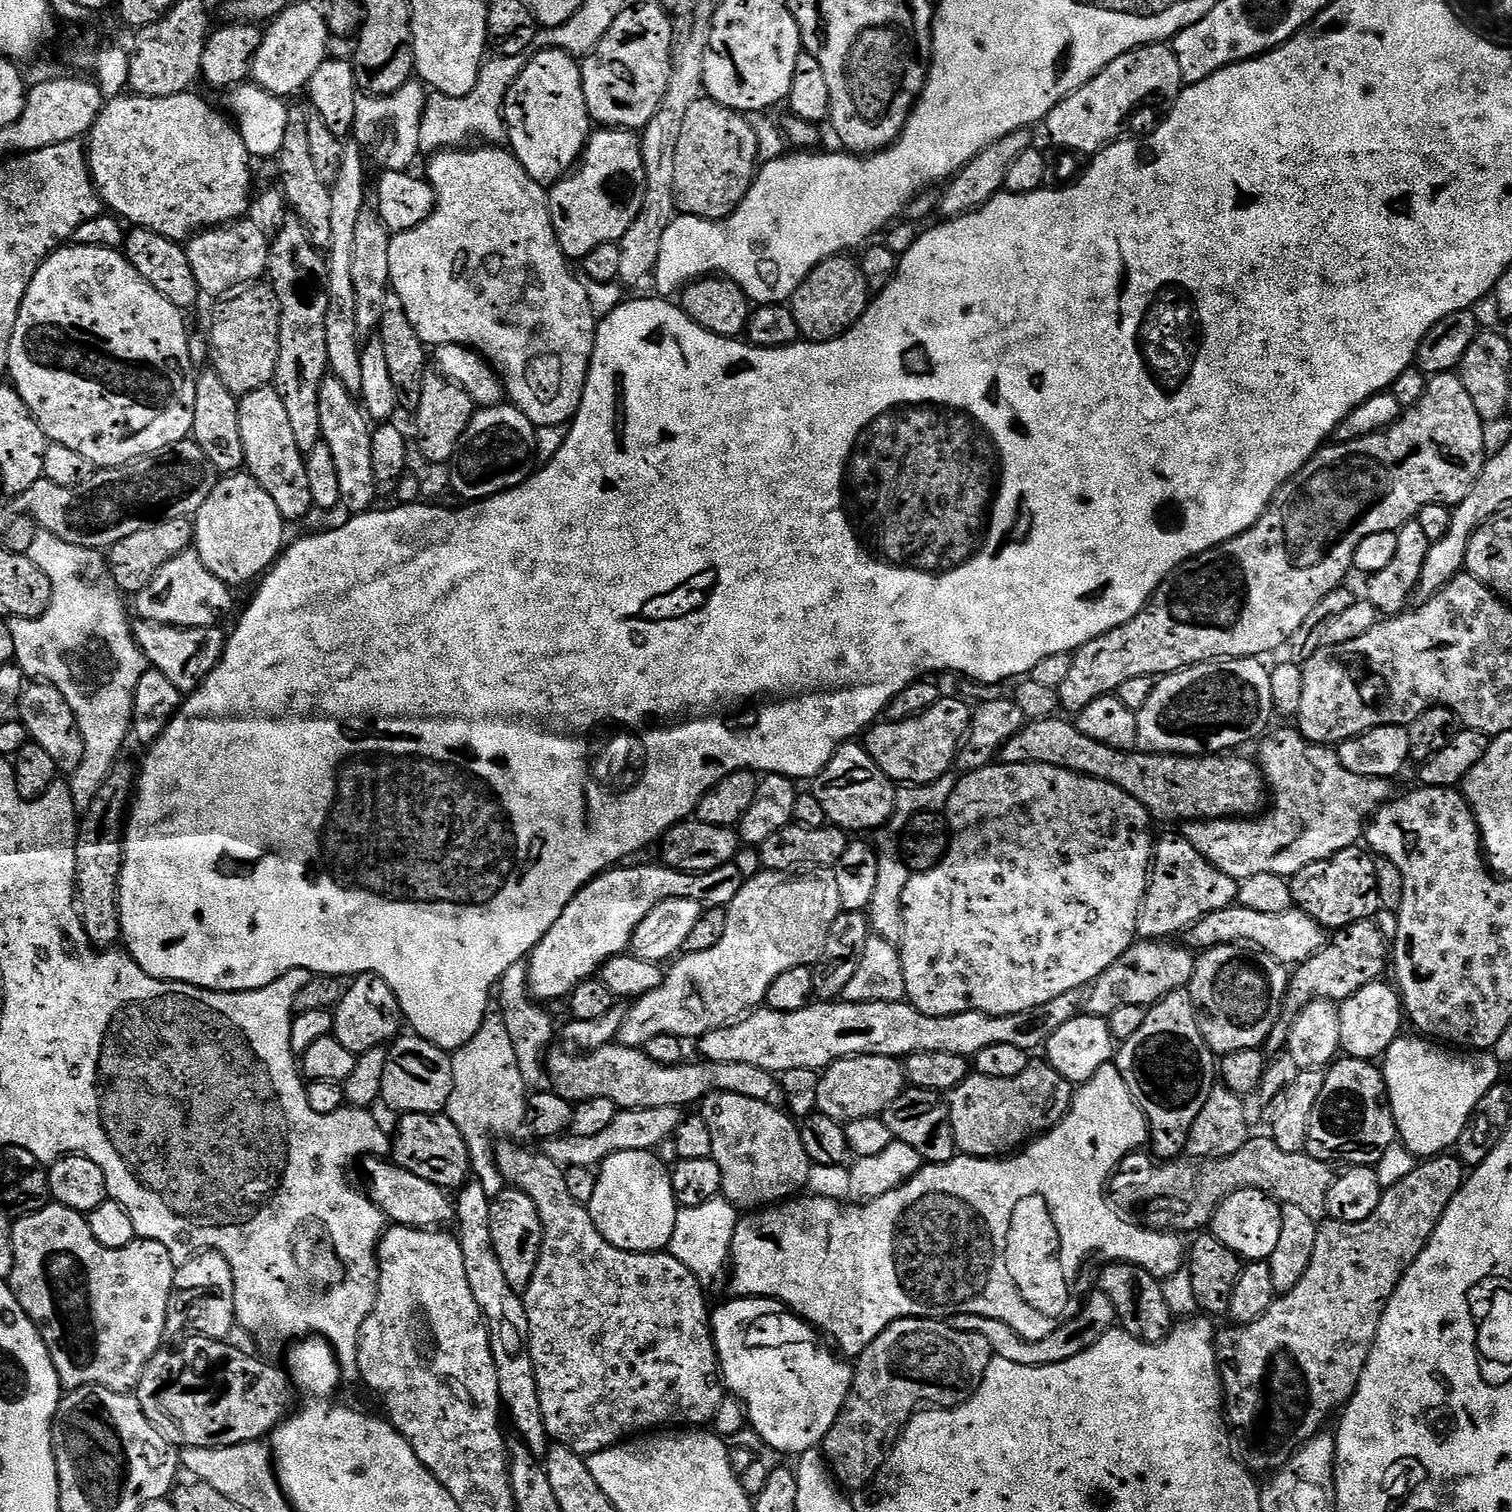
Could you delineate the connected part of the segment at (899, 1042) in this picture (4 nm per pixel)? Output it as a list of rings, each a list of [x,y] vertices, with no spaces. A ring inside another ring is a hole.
[[[1075,988],[1059,998],[1053,998],[1034,1010],[1022,1010],[1022,1014],[991,1016],[981,1012],[967,1012],[953,1016],[927,1016],[919,1012],[913,1004],[901,1002],[866,1002],[865,1004],[845,1004],[843,1002],[812,1002],[808,1007],[793,1012],[776,1012],[770,1007],[761,1006],[745,1015],[739,1022],[727,1024],[724,1028],[710,1030],[699,1037],[700,1052],[709,1064],[718,1062],[747,1062],[749,1066],[762,1066],[762,1070],[783,1074],[786,1070],[815,1068],[823,1070],[835,1060],[847,1056],[895,1056],[907,1058],[914,1054],[958,1054],[974,1058],[978,1050],[990,1046],[1018,1046],[1029,1054],[1043,1049],[1050,1034],[1055,1034],[1061,1026],[1066,1026],[1085,1007],[1086,996],[1081,989]]]

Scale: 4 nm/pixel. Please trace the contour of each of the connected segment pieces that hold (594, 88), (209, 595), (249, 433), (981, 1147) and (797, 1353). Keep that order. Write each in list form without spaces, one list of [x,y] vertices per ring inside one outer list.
[[[636,4],[622,10],[609,32],[580,64],[588,115],[606,128],[642,130],[654,118],[672,77],[672,18],[660,4]]]
[[[189,550],[178,554],[158,570],[158,574],[142,591],[135,593],[135,615],[142,620],[179,628],[215,628],[223,625],[232,612],[233,589],[219,580],[200,561],[200,555]]]
[[[275,387],[259,388],[239,397],[238,426],[242,426],[242,446],[247,471],[274,498],[274,506],[283,514],[285,521],[300,520],[314,505],[310,498],[310,481],[306,478],[305,453],[298,450],[298,438],[290,427],[286,405],[276,393]]]
[[[1033,1059],[1028,1068],[1018,1074],[1018,1078],[986,1078],[979,1074],[969,1074],[946,1096],[956,1147],[963,1155],[981,1158],[1000,1158],[1015,1153],[1049,1132],[1068,1113],[1073,1095],[1074,1085],[1062,1078],[1062,1074],[1058,1074],[1058,1070],[1051,1068],[1043,1059]]]
[[[748,1298],[729,1301],[729,1304],[720,1304],[717,1308],[715,1305],[711,1309],[712,1337],[725,1389],[744,1405],[751,1431],[776,1452],[799,1454],[823,1445],[830,1426],[834,1426],[834,1418],[838,1418],[846,1402],[846,1394],[852,1385],[853,1365],[841,1359],[831,1347],[828,1349],[821,1333],[799,1316],[787,1310],[764,1312],[763,1303]]]

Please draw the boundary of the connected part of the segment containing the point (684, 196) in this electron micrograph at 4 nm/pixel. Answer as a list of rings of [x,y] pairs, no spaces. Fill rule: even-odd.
[[[698,98],[694,102],[694,106],[690,106],[689,112],[686,114],[686,122],[682,125],[682,134],[678,137],[678,154],[674,154],[674,194],[676,195],[677,209],[683,215],[697,216],[703,220],[726,220],[737,208],[740,207],[742,201],[746,198],[746,194],[752,189],[752,181],[756,179],[758,171],[758,163],[756,159],[760,156],[760,140],[756,137],[756,132],[752,129],[752,124],[747,115],[742,112],[735,112],[732,108],[722,106],[718,102],[707,98]]]

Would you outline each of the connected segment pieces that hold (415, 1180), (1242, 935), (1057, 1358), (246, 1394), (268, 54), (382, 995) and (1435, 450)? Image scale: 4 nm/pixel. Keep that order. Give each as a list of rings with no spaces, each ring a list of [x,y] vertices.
[[[368,1158],[363,1164],[363,1187],[366,1195],[384,1211],[385,1217],[393,1225],[401,1228],[440,1230],[455,1221],[456,1205],[453,1197],[445,1189],[434,1186],[434,1182],[426,1182],[426,1178],[418,1178],[418,1174],[402,1170],[402,1166],[388,1158]]]
[[[1233,906],[1202,918],[1186,933],[1187,947],[1193,950],[1203,950],[1223,944],[1255,946],[1285,966],[1295,966],[1314,958],[1314,954],[1318,954],[1318,950],[1322,950],[1329,939],[1329,933],[1321,924],[1314,922],[1310,914],[1301,912],[1295,906],[1282,914],[1258,914],[1258,910]]]
[[[1102,1291],[1093,1292],[1093,1296],[1089,1300],[1087,1297],[1081,1303],[1080,1312],[1073,1320],[1067,1320],[1058,1330],[1054,1330],[1054,1334],[1050,1334],[1050,1338],[1042,1338],[1041,1340],[1022,1338],[1014,1330],[1010,1330],[1010,1326],[1006,1326],[1006,1322],[998,1322],[994,1318],[954,1316],[951,1317],[950,1323],[954,1330],[982,1334],[982,1338],[986,1338],[986,1342],[990,1342],[993,1353],[1006,1358],[1006,1362],[1014,1362],[1018,1366],[1034,1366],[1035,1368],[1050,1366],[1058,1362],[1066,1362],[1066,1358],[1074,1358],[1078,1354],[1090,1350],[1090,1346],[1094,1346],[1094,1342],[1098,1342],[1109,1330],[1117,1327],[1118,1321],[1112,1299]]]
[[[205,1336],[185,1339],[177,1352],[161,1350],[150,1358],[134,1393],[146,1418],[177,1449],[229,1448],[239,1444],[255,1444],[271,1437],[289,1415],[288,1403],[294,1396],[294,1385],[280,1367],[263,1364],[256,1356],[235,1348],[228,1340],[211,1340]]]
[[[308,2],[290,6],[263,29],[258,54],[252,63],[251,79],[256,86],[276,97],[289,98],[295,92],[303,93],[310,78],[314,78],[314,70],[318,70],[318,66],[329,59],[328,40],[330,33],[323,11],[319,12]]]
[[[366,972],[345,987],[344,997],[334,1009],[332,1031],[336,1040],[346,1046],[346,1050],[359,1054],[391,1045],[401,1035],[400,1024],[402,1028],[400,1003],[394,990],[390,990],[388,983],[380,976]]]
[[[1455,371],[1450,372],[1442,372],[1436,375],[1433,375],[1431,379],[1425,383],[1424,393],[1422,394],[1422,398],[1419,402],[1414,405],[1412,408],[1403,409],[1402,415],[1400,419],[1395,420],[1390,427],[1385,428],[1383,432],[1375,432],[1374,434],[1370,434],[1369,436],[1363,436],[1362,438],[1358,438],[1354,442],[1346,442],[1345,444],[1338,444],[1335,442],[1329,443],[1327,446],[1320,449],[1320,451],[1316,452],[1311,456],[1308,461],[1304,463],[1302,466],[1302,470],[1298,470],[1290,477],[1288,481],[1285,482],[1284,485],[1276,491],[1276,497],[1270,501],[1268,504],[1268,508],[1263,514],[1260,516],[1260,520],[1258,522],[1254,522],[1254,526],[1250,526],[1250,530],[1246,530],[1242,534],[1238,534],[1232,540],[1227,540],[1224,544],[1219,544],[1216,548],[1211,548],[1208,552],[1203,552],[1202,554],[1198,554],[1193,560],[1188,560],[1182,566],[1178,566],[1176,571],[1170,573],[1167,580],[1164,581],[1163,584],[1160,585],[1160,589],[1153,594],[1152,599],[1148,605],[1148,607],[1143,608],[1134,618],[1130,618],[1130,622],[1126,622],[1122,626],[1118,626],[1114,630],[1110,630],[1106,634],[1102,634],[1098,638],[1094,638],[1090,642],[1086,642],[1082,647],[1076,649],[1074,655],[1072,656],[1072,665],[1070,666],[1070,675],[1066,678],[1066,682],[1062,682],[1062,686],[1059,688],[1060,693],[1060,706],[1061,709],[1065,713],[1068,714],[1078,714],[1082,710],[1086,710],[1086,706],[1090,706],[1090,702],[1094,702],[1098,698],[1102,698],[1103,696],[1111,696],[1122,686],[1122,682],[1126,682],[1130,678],[1142,678],[1143,676],[1154,676],[1161,677],[1166,676],[1170,672],[1180,672],[1184,668],[1193,668],[1196,664],[1211,664],[1214,660],[1242,660],[1245,658],[1264,658],[1264,655],[1267,652],[1276,652],[1280,647],[1287,645],[1294,633],[1302,626],[1302,622],[1306,622],[1306,618],[1310,618],[1310,610],[1314,610],[1314,606],[1318,606],[1318,602],[1322,602],[1322,598],[1326,598],[1326,594],[1330,594],[1334,589],[1341,587],[1345,583],[1344,580],[1348,576],[1348,572],[1351,573],[1353,571],[1352,563],[1354,562],[1354,550],[1358,550],[1359,544],[1362,543],[1362,538],[1370,538],[1370,534],[1382,534],[1383,532],[1396,532],[1401,528],[1403,524],[1406,522],[1410,522],[1411,520],[1417,519],[1419,517],[1420,511],[1423,510],[1426,506],[1434,506],[1435,504],[1446,504],[1449,506],[1455,506],[1463,502],[1463,500],[1470,494],[1470,490],[1474,490],[1474,482],[1478,482],[1478,478],[1482,474],[1482,470],[1484,469],[1486,463],[1486,452],[1484,456],[1484,428],[1486,428],[1486,422],[1480,415],[1478,414],[1478,409],[1474,407],[1474,401],[1470,398],[1470,394],[1466,394],[1466,386],[1462,386],[1462,382],[1460,381],[1459,375]]]

